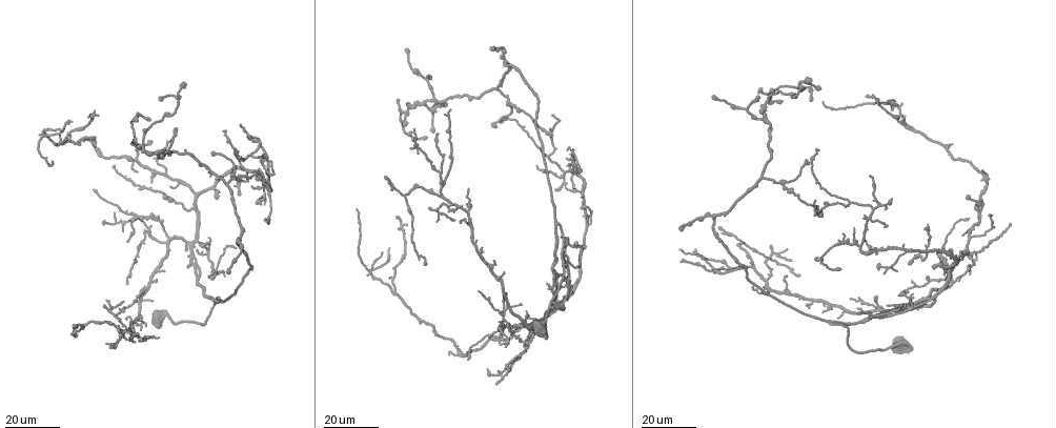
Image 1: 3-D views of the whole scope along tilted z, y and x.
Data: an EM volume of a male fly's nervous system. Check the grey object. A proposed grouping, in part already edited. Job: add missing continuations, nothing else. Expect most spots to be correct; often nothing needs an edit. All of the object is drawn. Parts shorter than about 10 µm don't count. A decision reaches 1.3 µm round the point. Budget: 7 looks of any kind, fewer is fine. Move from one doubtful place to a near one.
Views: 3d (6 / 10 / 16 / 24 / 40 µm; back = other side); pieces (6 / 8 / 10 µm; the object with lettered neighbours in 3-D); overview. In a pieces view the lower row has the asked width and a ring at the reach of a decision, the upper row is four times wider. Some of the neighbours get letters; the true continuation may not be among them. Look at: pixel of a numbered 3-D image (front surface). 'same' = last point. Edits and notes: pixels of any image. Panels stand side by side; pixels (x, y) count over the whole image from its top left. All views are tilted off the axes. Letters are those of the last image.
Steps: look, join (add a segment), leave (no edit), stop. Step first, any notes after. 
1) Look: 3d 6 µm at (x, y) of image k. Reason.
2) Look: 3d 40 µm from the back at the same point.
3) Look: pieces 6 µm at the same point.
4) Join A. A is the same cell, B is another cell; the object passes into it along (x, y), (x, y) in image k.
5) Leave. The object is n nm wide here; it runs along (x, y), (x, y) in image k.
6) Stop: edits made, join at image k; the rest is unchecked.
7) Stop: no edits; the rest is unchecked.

Look: 3d 24 µm at (1009, 225) of image 1.

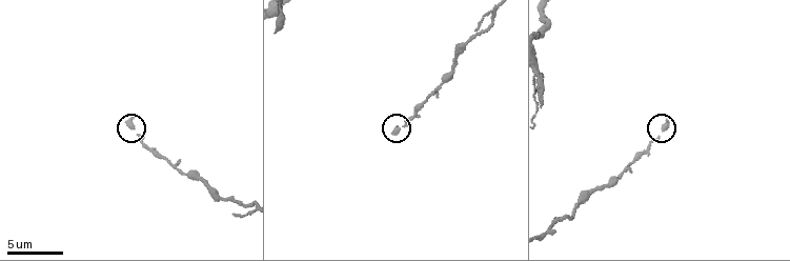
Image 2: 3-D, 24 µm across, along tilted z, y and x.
Look: pieces 8 µm at (666, 120) of image 2.

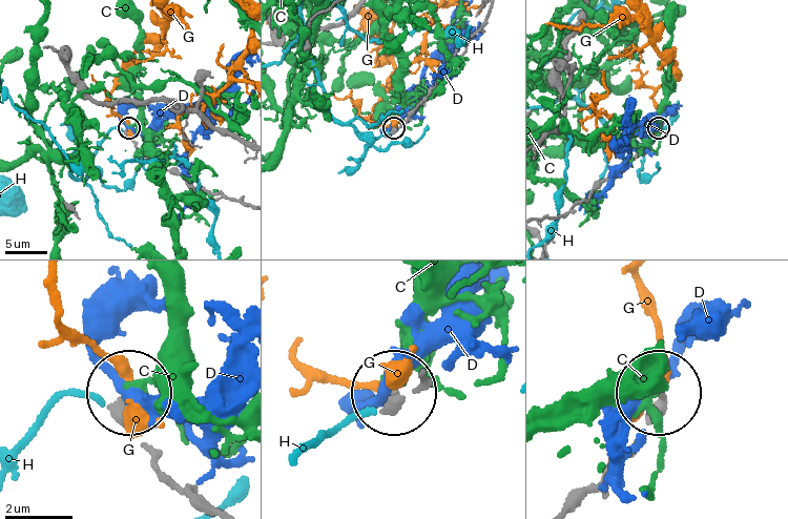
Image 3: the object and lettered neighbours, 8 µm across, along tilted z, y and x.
Leave. C, D, G and H are other cells; no lettered segment goes on from it.

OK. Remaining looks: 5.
Look: 3d 24 µm at (506, 348) of image 1. Tapers out.

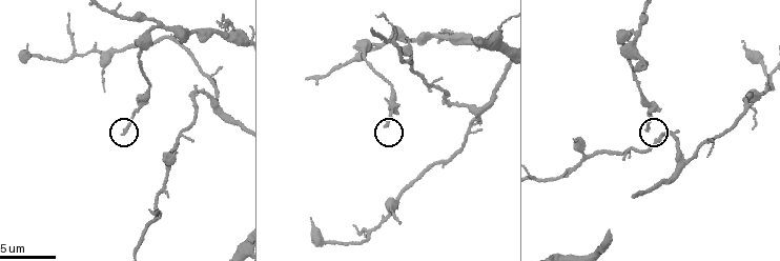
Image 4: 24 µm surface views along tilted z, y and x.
Look: pieces 10 µm at (123, 133) of image 4. See the neighbours.

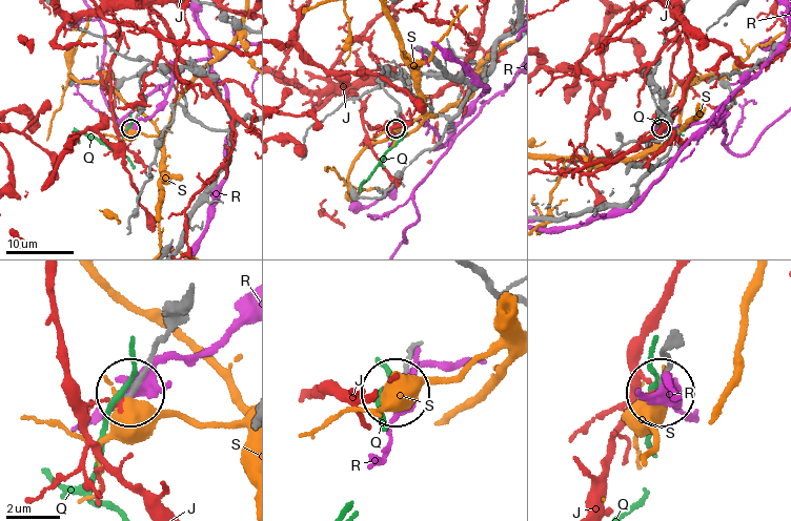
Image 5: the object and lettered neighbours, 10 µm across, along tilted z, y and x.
Leave. J, Q, R and S are other cells; it runs along (190, 301), (130, 387) in image 5; no lettered segment goes on from it.

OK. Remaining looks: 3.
Look: 3d 16 µm at (968, 220) of image 1. Branch stops here.

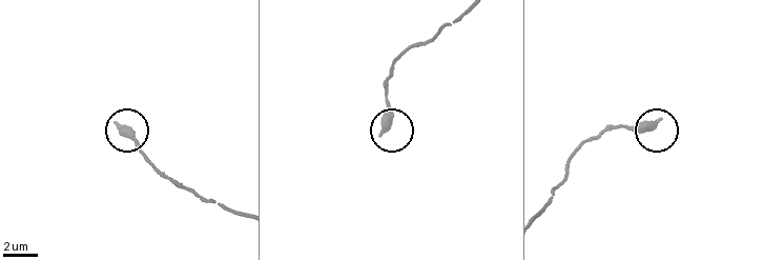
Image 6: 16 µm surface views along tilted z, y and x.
Look: pieces 8 µm at (116, 124) of image 6.

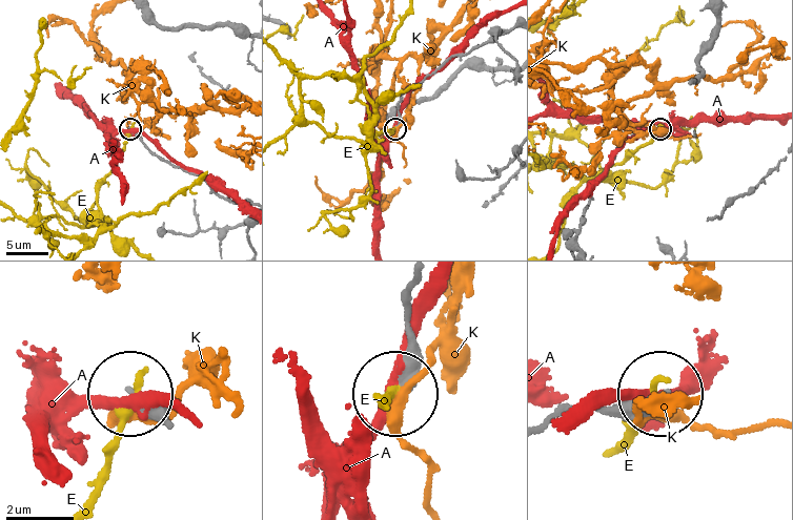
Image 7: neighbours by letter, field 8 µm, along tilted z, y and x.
Leave. A, E and K are other cells; none of them fits.

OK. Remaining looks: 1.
Stop: no edits; the rest is unchecked.

